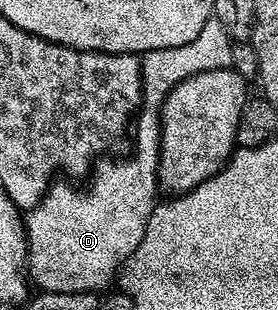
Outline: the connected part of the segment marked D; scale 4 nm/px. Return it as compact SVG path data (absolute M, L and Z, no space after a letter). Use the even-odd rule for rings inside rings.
M213 16L205 24L205 28L201 28L201 32L197 32L194 40L189 40L189 44L181 44L177 48L157 48L150 50L141 55L143 63L143 105L137 111L137 117L133 122L133 138L135 134L135 151L128 158L119 158L116 162L107 162L111 160L100 160L95 163L93 173L90 175L89 181L86 183L87 190L82 190L82 185L72 184L67 180L52 181L51 187L47 189L43 199L31 210L25 214L25 229L27 231L27 260L26 269L29 271L29 278L32 283L39 285L40 291L48 294L89 294L99 292L102 286L107 286L110 282L116 281L117 275L122 270L123 265L129 260L129 256L133 256L133 252L137 252L137 246L141 244L141 236L145 236L145 224L149 224L149 216L153 212L153 208L157 204L155 193L160 193L159 185L159 141L161 140L161 128L159 127L159 112L163 109L163 102L169 96L169 92L173 88L177 88L177 84L181 84L181 80L185 80L189 76L193 76L197 72L213 72L214 70L225 70L231 66L233 60L233 39L225 32L225 28Z

